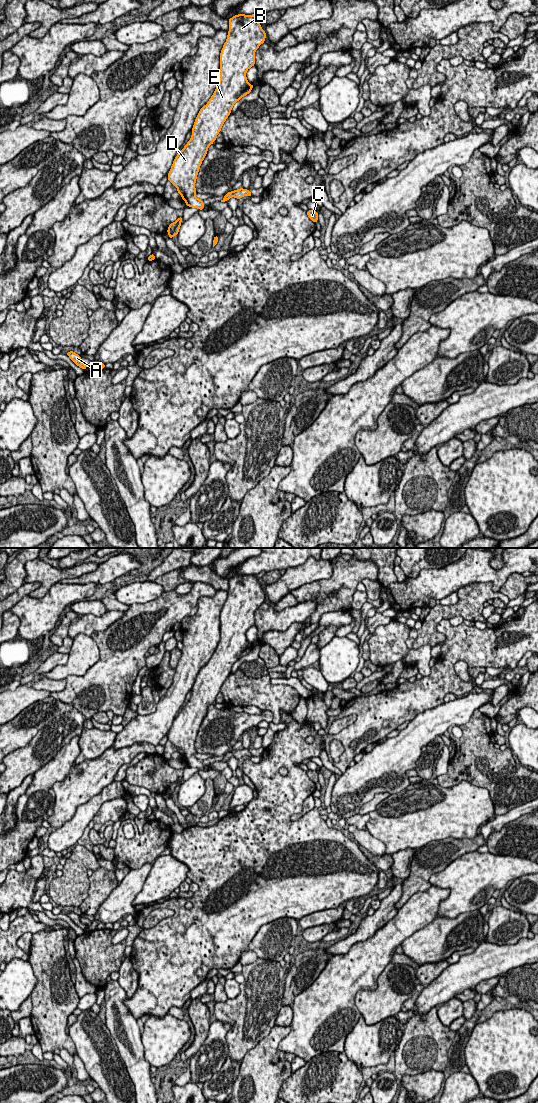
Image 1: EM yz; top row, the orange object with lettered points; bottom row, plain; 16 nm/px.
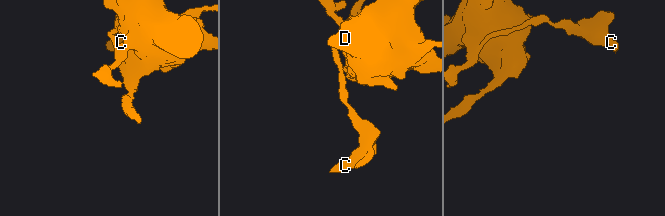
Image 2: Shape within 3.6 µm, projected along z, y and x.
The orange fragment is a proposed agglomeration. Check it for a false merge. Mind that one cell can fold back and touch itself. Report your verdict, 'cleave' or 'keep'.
cleave

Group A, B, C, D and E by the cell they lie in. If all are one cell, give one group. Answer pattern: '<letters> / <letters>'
A C / B D E

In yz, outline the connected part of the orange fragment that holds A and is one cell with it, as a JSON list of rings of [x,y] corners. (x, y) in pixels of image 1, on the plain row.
[[[74,911],[67,912],[66,914],[77,926],[79,926],[83,930],[87,928],[87,925],[81,922],[81,916],[77,915]]]

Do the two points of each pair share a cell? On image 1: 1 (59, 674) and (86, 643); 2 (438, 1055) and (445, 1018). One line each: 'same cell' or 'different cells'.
1: same cell
2: different cells

